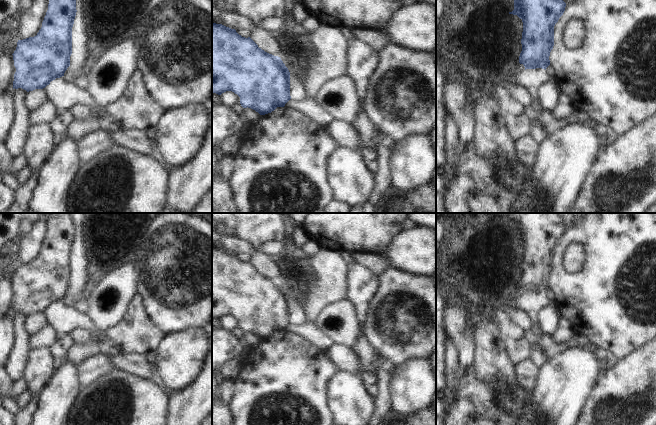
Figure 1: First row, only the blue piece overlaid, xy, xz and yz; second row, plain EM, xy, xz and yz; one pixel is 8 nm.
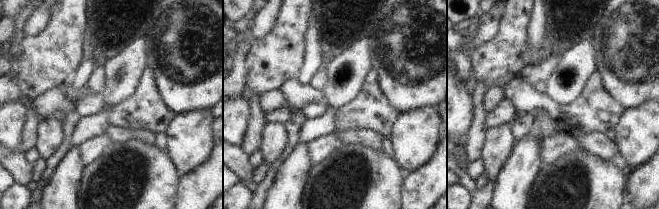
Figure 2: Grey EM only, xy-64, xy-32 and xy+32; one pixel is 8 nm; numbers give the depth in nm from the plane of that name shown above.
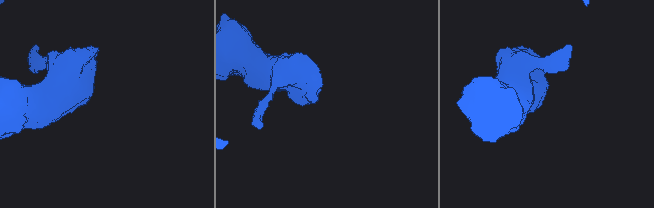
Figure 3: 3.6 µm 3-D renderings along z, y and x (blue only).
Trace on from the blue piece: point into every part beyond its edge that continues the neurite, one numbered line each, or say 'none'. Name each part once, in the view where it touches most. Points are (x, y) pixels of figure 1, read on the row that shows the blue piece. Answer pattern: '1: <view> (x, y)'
none

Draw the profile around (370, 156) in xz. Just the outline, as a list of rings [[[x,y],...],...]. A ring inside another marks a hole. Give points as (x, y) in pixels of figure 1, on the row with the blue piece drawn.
[[[363,148],[360,150],[360,154],[366,162],[368,168],[375,173],[378,169],[378,154],[374,148]]]

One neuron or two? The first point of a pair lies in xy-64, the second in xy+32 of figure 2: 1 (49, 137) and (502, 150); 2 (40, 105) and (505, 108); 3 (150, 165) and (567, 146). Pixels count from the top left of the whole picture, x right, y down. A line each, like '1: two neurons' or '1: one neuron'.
1: one neuron
2: two neurons
3: two neurons

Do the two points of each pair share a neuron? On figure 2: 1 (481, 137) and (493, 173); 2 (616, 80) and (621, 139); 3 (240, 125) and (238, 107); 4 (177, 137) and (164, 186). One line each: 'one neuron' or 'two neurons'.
1: two neurons
2: two neurons
3: one neuron
4: two neurons

